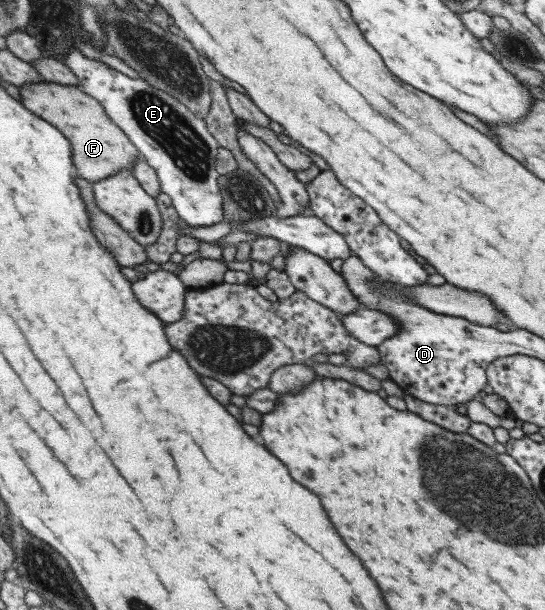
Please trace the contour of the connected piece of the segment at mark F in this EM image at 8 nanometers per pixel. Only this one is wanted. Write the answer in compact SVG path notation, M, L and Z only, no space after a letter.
M44 81L23 84L17 90L19 102L29 112L52 124L67 138L71 145L71 163L75 168L75 176L87 181L103 180L119 170L131 171L135 160L140 158L139 151L125 133L109 120L101 104L78 87Z

